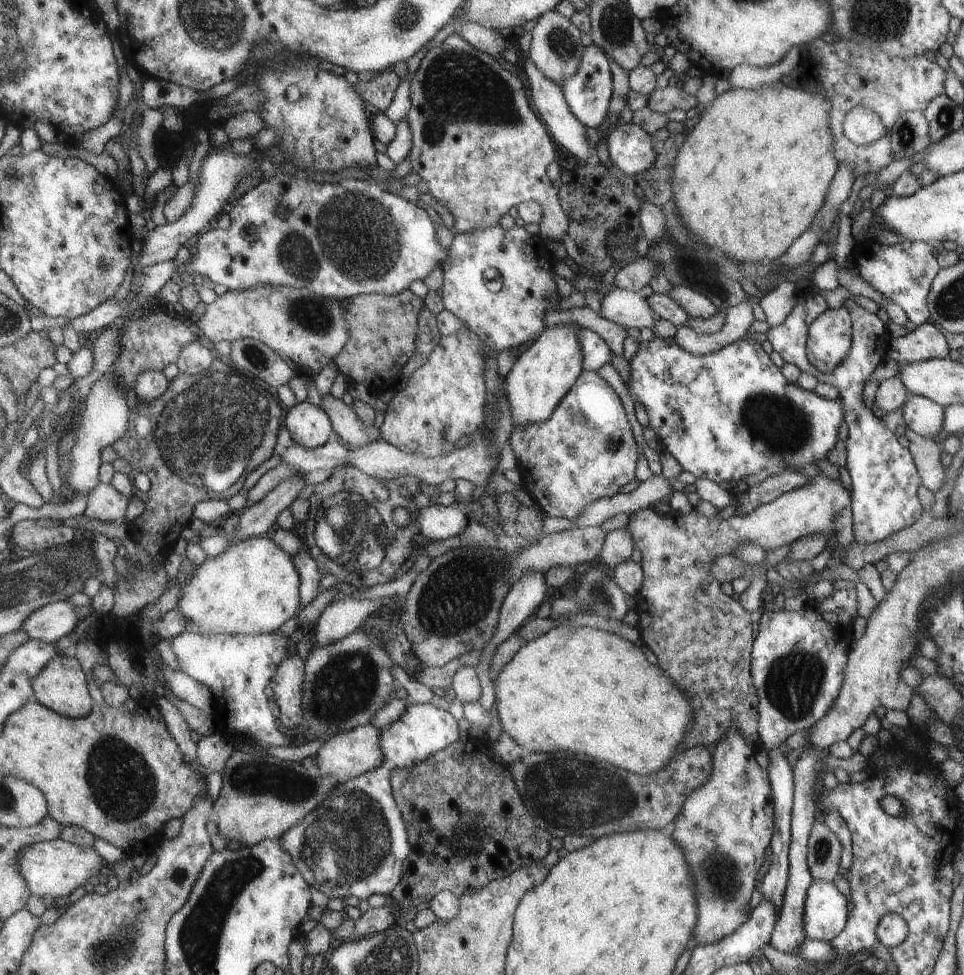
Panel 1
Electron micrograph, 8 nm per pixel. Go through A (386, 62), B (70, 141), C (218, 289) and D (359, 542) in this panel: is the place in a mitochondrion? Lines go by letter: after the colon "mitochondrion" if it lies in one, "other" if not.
A: other
B: other
C: other
D: mitochondrion

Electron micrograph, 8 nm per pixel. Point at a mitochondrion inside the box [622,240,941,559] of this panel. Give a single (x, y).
(775, 423)

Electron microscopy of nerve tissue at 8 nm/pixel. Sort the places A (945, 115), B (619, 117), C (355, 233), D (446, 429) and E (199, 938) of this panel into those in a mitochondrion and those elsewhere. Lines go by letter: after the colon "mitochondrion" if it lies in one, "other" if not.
A: mitochondrion
B: other
C: mitochondrion
D: mitochondrion
E: mitochondrion

